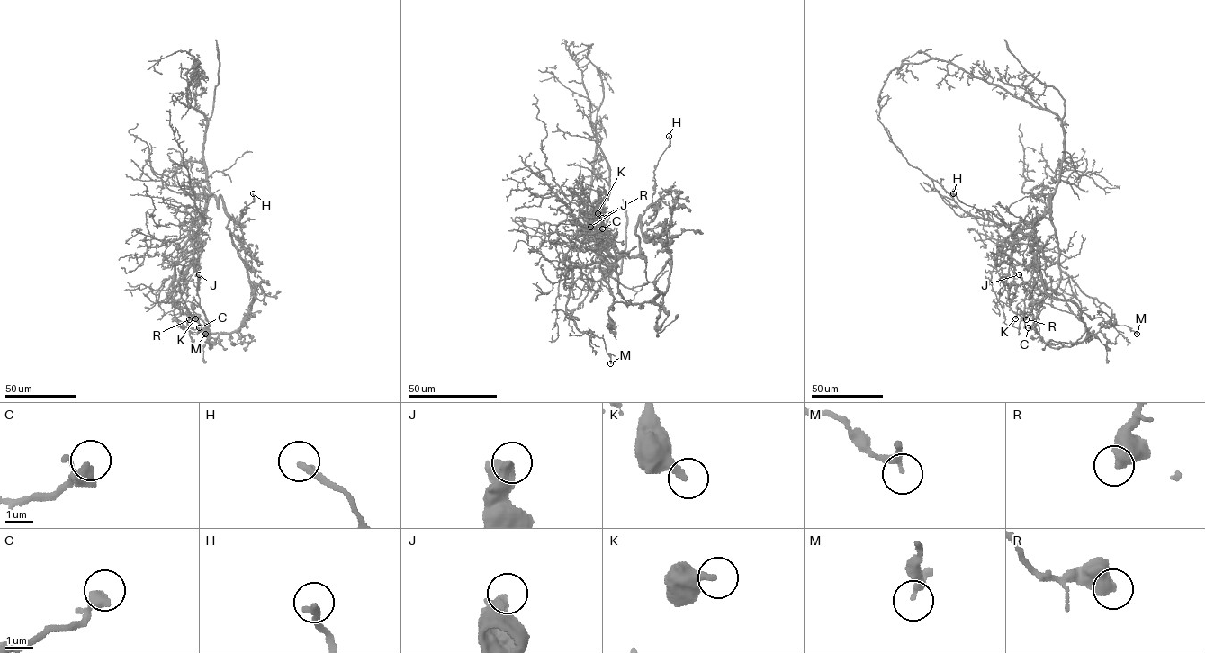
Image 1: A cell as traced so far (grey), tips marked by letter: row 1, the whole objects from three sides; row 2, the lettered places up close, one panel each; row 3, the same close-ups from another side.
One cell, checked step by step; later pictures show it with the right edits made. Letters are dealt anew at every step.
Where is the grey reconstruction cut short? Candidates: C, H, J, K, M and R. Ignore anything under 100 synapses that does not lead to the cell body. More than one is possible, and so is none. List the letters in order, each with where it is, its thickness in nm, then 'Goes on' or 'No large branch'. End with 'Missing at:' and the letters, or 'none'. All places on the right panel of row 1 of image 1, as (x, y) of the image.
C: Place: (1028, 327). Thickness 320 nm. No large branch
H: Place: (953, 193). Thickness 280 nm. No large branch
J: Place: (1019, 274). Thickness 400 nm. No large branch
K: Place: (1015, 318). Thickness 280 nm. No large branch
M: Place: (1137, 334). Thickness 190 nm. No large branch
R: Place: (1026, 319). Thickness 550 nm. No large branch
Missing at: none

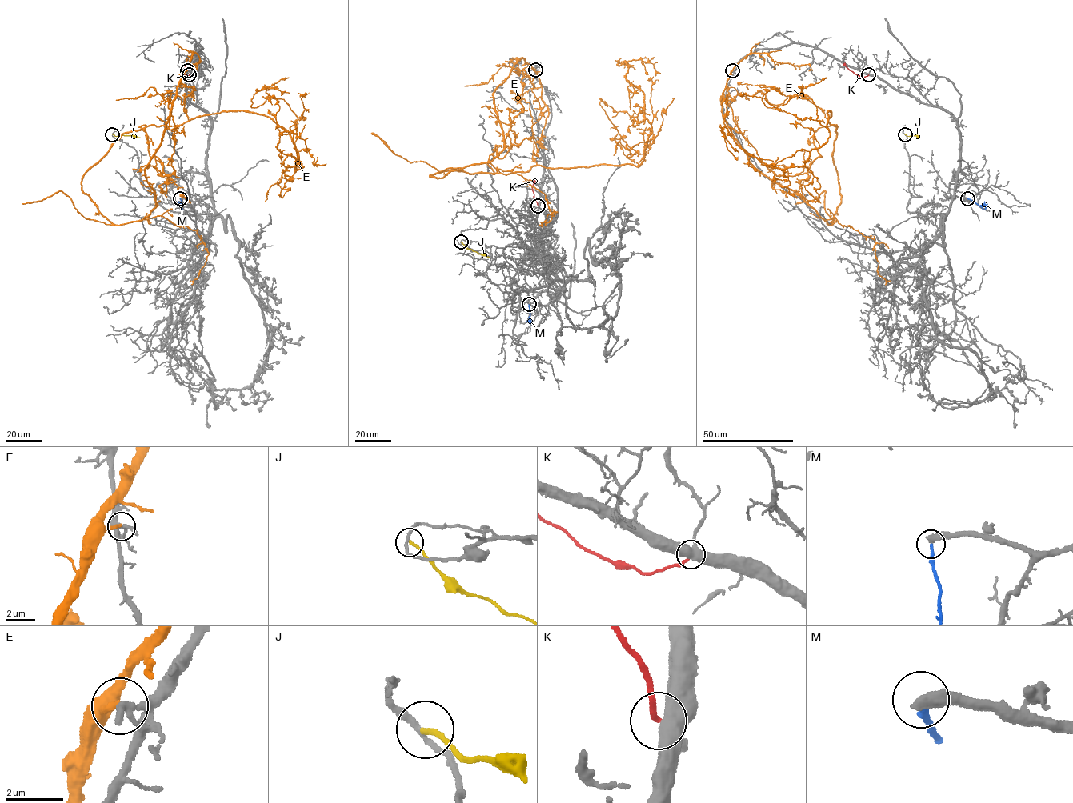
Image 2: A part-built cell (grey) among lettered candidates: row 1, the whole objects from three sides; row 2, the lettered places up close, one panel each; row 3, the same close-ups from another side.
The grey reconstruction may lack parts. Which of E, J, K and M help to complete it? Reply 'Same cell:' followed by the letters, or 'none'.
Same cell: M

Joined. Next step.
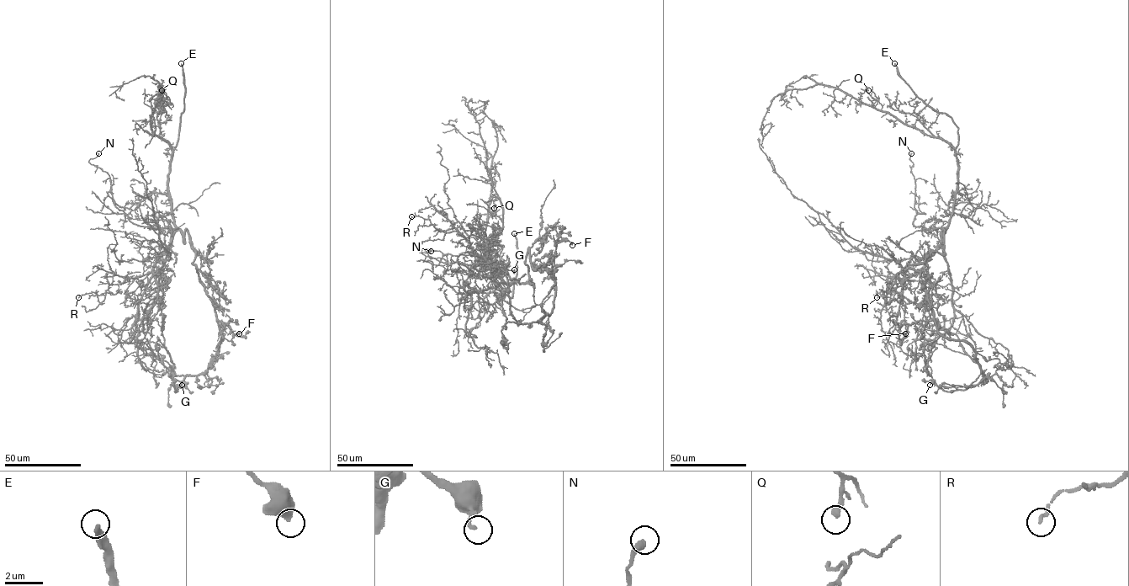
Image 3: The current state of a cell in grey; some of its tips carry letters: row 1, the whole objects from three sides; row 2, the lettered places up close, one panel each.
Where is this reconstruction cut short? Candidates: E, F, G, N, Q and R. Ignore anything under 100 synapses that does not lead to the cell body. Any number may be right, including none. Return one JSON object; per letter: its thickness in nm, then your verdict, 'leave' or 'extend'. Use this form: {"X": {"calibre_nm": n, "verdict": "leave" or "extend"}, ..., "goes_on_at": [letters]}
{"E": {"calibre_nm": 360, "verdict": "extend"}, "F": {"calibre_nm": 550, "verdict": "leave"}, "G": {"calibre_nm": 140, "verdict": "leave"}, "N": {"calibre_nm": 440, "verdict": "leave"}, "Q": {"calibre_nm": 360, "verdict": "leave"}, "R": {"calibre_nm": 140, "verdict": "leave"}, "goes_on_at": ["E"]}

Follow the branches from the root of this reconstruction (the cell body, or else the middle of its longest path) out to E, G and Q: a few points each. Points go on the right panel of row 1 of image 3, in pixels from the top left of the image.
E: (946, 227), (957, 184), (955, 148), (958, 127), (951, 117), (935, 112), (917, 96), (902, 78), (894, 63)
G: (946, 227), (945, 253), (908, 266), (929, 283), (938, 330), (967, 343), (984, 376), (963, 390), (930, 385)
Q: (946, 227), (957, 184), (955, 150), (941, 139), (861, 103), (861, 94), (868, 90)

